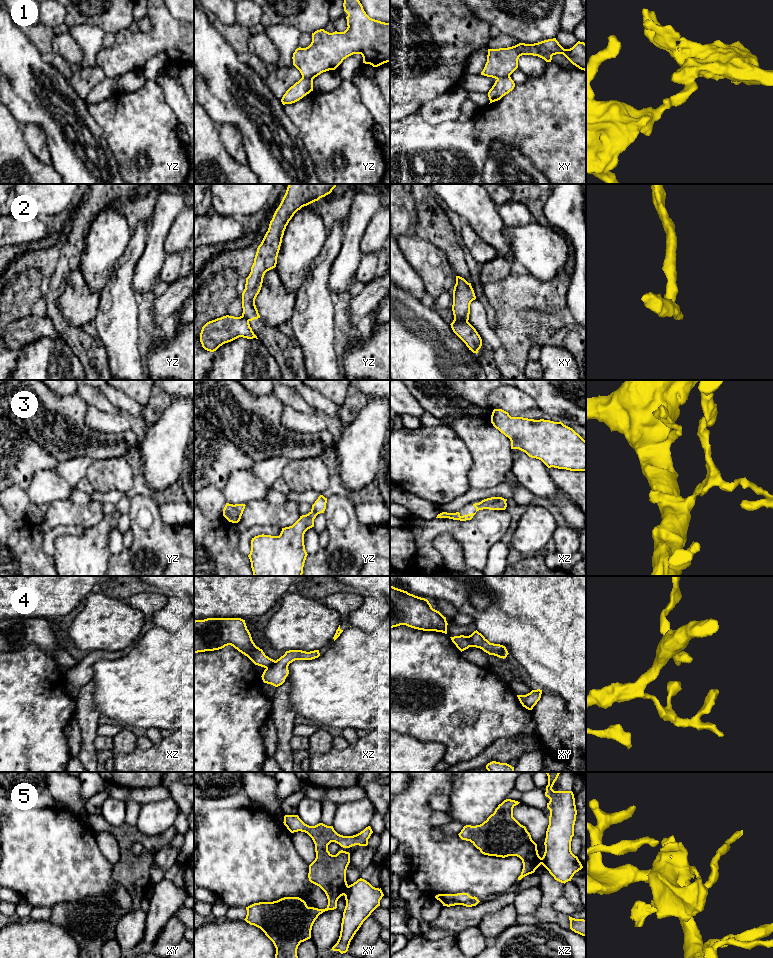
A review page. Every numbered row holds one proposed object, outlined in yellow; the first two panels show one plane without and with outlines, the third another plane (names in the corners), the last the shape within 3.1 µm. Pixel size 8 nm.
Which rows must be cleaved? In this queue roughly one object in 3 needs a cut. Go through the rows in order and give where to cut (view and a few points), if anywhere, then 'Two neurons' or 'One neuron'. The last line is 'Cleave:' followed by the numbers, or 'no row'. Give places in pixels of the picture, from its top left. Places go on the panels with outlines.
1: Split along xy (509, 75), (497, 79). Two neurons
2: Split along xy (454, 318), (467, 322). Two neurons
3: No split. One neuron
4: Split along xy (467, 636), (470, 646). Two neurons
5: Split along xy (348, 886), (343, 894). Two neurons
Cleave: 1, 2, 4, 5

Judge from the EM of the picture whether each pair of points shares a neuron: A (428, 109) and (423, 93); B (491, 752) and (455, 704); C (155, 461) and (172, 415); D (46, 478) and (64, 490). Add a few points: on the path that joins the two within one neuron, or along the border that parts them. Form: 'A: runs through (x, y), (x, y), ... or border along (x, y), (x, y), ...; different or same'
A: border along (447, 91), (427, 100), (421, 106); different
B: border along (510, 738), (496, 739), (468, 760); different
C: runs through (163, 450), (164, 444), (172, 431), (172, 426); same
D: runs through (50, 482), (60, 490); same

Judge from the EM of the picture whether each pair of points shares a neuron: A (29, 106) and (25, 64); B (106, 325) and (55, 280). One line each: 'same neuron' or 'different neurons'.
A: same neuron
B: different neurons

